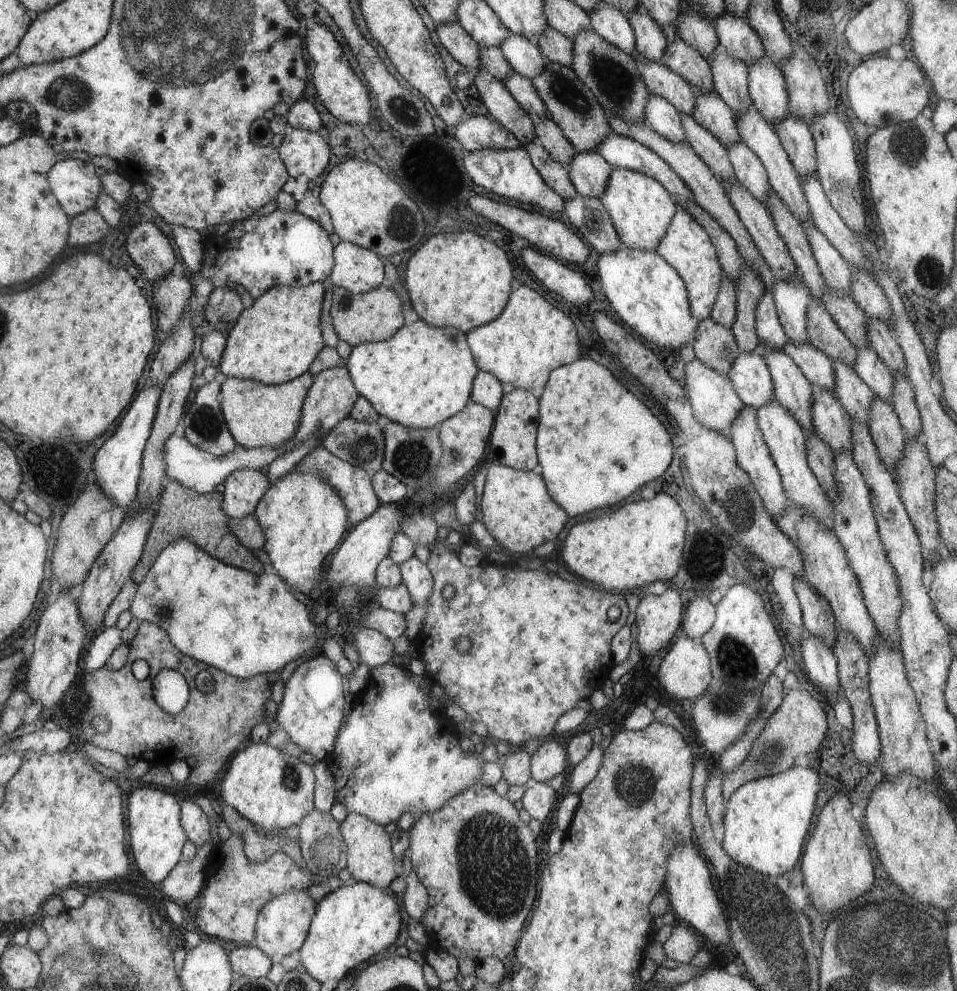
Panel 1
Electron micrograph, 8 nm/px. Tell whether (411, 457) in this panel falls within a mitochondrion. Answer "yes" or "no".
yes

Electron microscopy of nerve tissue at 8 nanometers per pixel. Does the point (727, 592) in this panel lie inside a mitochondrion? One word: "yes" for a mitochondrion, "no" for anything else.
no

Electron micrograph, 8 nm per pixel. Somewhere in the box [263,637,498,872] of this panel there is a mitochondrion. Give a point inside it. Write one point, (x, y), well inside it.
(290, 778)

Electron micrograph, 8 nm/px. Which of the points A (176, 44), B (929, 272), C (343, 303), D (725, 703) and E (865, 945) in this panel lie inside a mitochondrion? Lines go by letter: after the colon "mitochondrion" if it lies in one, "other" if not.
A: mitochondrion
B: mitochondrion
C: mitochondrion
D: mitochondrion
E: mitochondrion

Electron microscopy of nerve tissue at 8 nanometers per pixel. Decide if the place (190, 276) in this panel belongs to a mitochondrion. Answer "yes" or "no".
no

